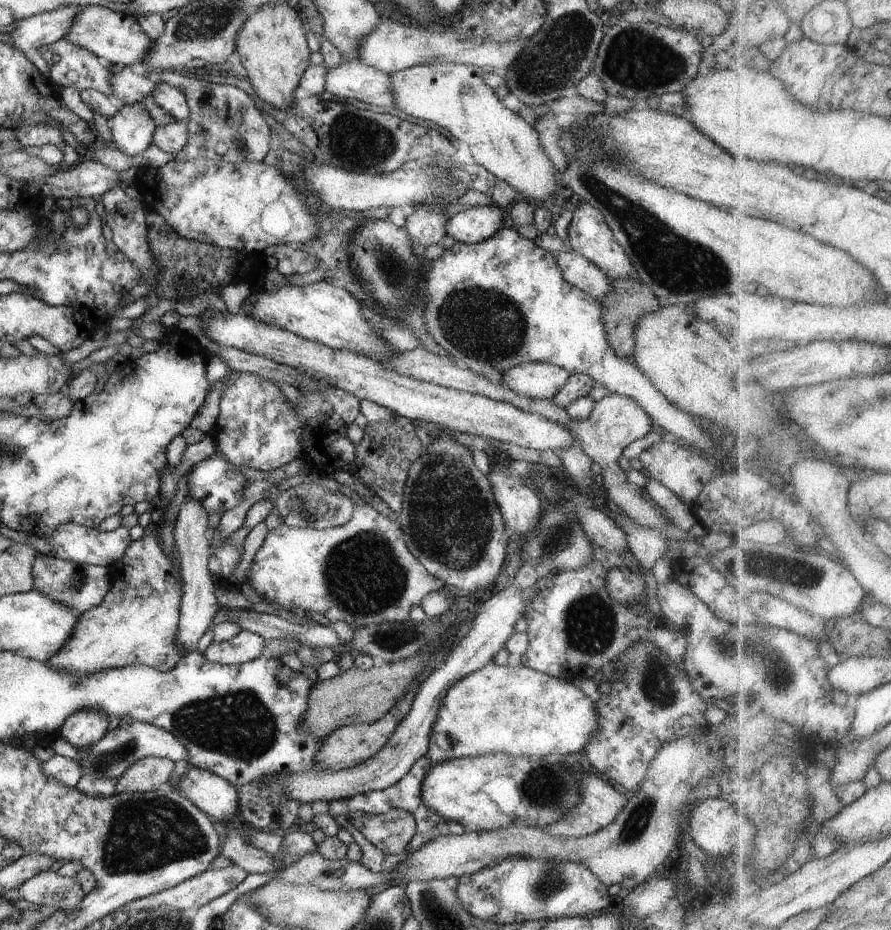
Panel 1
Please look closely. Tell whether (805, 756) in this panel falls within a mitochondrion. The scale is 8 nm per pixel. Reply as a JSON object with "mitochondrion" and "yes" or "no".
{"mitochondrion":"no"}

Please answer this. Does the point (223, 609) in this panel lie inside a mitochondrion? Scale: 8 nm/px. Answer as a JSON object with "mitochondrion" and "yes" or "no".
{"mitochondrion":"no"}

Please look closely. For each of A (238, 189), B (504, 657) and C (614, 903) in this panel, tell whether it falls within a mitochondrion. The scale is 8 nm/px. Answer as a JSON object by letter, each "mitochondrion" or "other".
{"A":"other","B":"other","C":"other"}

